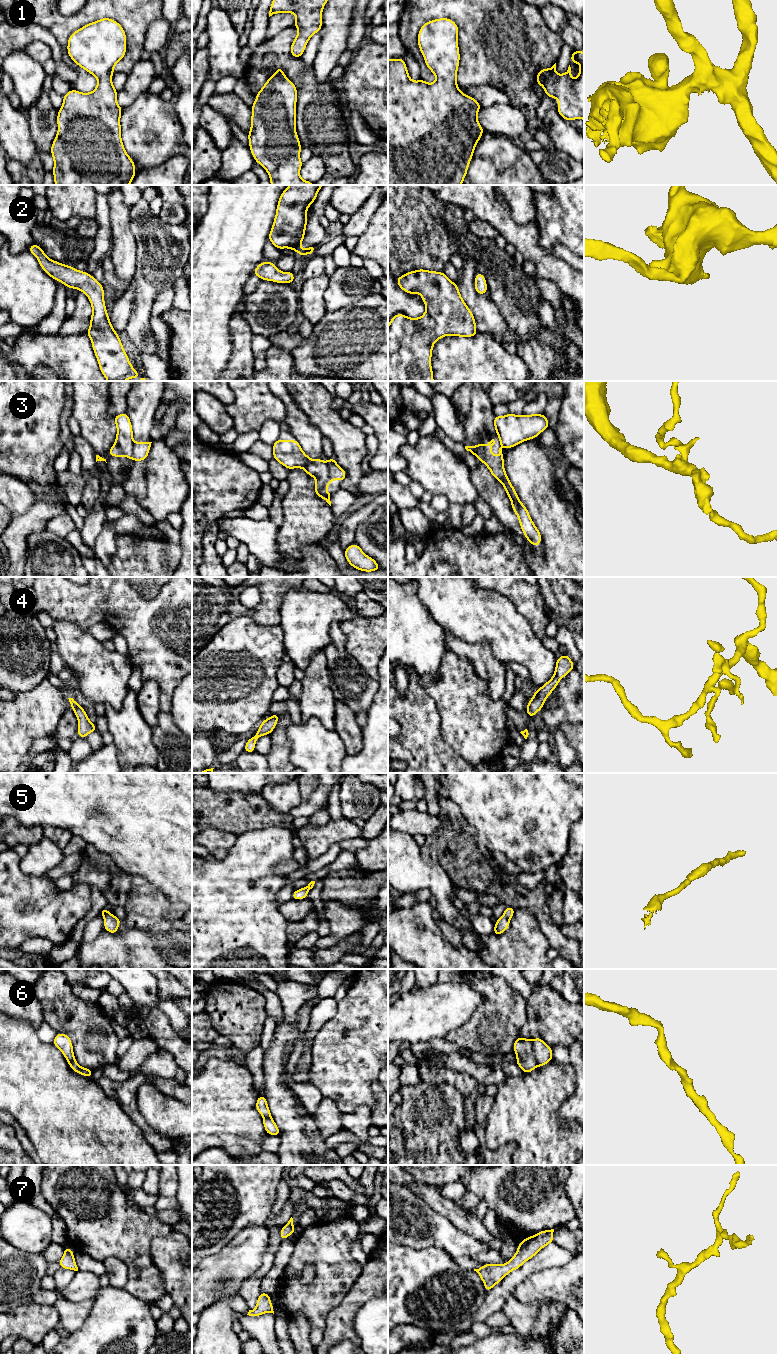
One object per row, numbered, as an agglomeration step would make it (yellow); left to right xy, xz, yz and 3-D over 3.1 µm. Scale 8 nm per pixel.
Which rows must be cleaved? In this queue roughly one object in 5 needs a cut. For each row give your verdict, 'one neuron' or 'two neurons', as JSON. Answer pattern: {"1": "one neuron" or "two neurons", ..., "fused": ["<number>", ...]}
{"1": "one neuron", "2": "one neuron", "3": "two neurons", "4": "one neuron", "5": "one neuron", "6": "one neuron", "7": "one neuron", "fused": ["3"]}

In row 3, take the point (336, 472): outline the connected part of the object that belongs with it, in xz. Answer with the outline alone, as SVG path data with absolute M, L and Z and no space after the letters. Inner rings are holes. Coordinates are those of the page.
M334 457L329 458L327 464L329 467L329 478L321 489L322 496L330 495L330 493L327 491L327 486L331 483L332 480L340 480L343 482L346 478L346 471L336 463Z

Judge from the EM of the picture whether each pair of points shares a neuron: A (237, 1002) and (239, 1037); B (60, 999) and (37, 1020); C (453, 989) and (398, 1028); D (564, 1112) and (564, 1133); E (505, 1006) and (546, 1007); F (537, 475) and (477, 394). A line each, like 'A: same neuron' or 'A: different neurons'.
A: same neuron
B: different neurons
C: same neuron
D: different neurons
E: different neurons
F: different neurons

